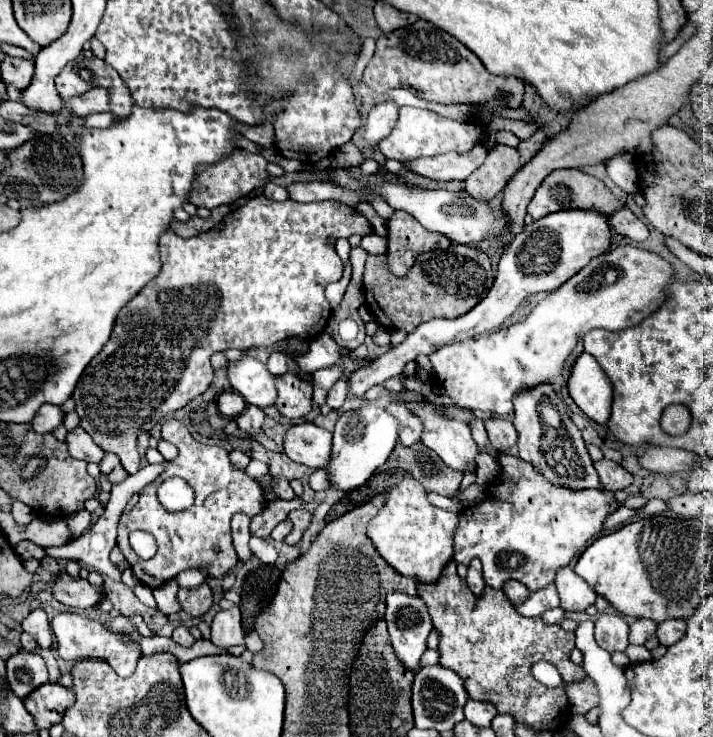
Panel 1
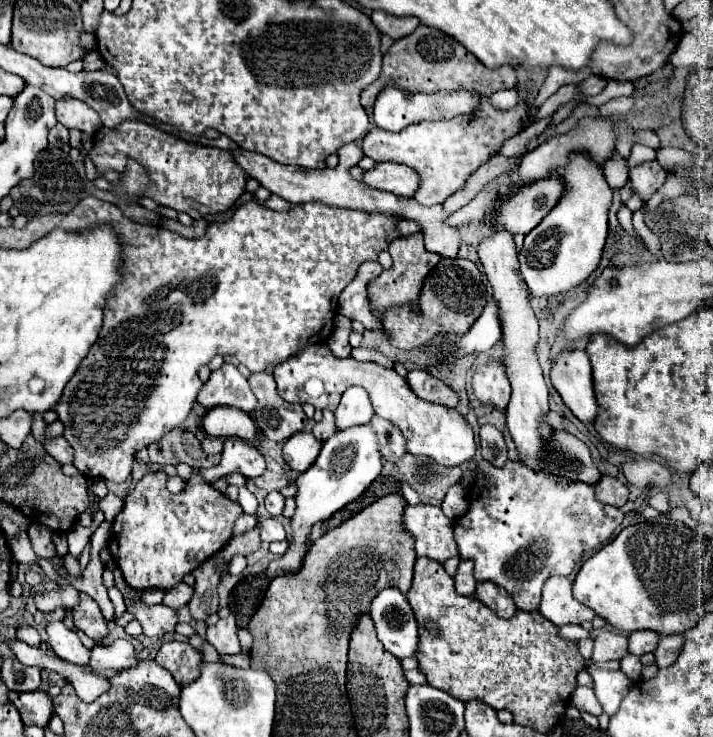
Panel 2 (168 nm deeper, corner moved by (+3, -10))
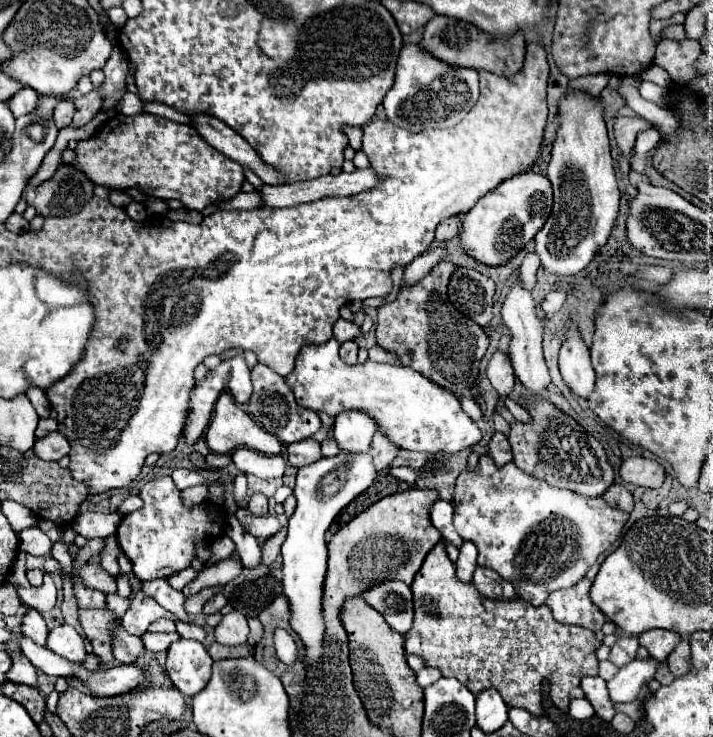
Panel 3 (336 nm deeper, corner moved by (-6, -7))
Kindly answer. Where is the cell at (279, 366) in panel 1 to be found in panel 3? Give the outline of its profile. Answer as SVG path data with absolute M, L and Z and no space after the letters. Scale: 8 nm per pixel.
M330 339L326 345L300 349L292 373L284 377L298 405L334 417L346 409L364 409L374 415L378 427L386 429L392 443L408 451L460 453L482 439L482 431L462 411L460 401L450 391L432 383L412 367L372 363L370 359L366 363L346 365L338 355L339 348L340 343Z

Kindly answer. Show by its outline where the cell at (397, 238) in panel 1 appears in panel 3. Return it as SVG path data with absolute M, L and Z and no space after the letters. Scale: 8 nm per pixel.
M440 261L416 285L402 287L394 301L378 307L376 341L430 381L454 393L468 393L478 379L478 365L488 349L488 335L480 325L458 313L448 301L446 287L454 271L450 261Z

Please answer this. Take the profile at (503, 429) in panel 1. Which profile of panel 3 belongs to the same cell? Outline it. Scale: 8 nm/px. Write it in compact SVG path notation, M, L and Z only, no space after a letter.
M494 433L492 441L490 441L490 457L496 461L498 467L506 465L512 461L512 449L508 443L508 437L504 433Z

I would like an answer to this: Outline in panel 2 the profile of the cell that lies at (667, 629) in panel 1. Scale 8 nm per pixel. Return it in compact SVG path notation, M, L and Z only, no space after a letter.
M677 634L677 636L661 636L659 640L659 646L655 650L655 660L657 660L657 666L659 668L665 668L665 666L671 666L679 652L683 648L683 636Z

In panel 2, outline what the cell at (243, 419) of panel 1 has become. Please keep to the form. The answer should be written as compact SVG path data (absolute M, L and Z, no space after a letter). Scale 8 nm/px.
M237 438L225 440L223 458L221 458L221 464L217 466L219 478L231 472L241 472L247 478L257 478L265 472L265 468L267 468L265 458L255 446L245 444L243 440L237 440Z

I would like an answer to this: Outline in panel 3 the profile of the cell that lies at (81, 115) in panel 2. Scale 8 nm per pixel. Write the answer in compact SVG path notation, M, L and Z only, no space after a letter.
M62 99L58 105L56 105L56 111L54 111L54 121L58 125L58 129L62 127L68 127L72 123L72 117L74 117L74 101L72 99Z

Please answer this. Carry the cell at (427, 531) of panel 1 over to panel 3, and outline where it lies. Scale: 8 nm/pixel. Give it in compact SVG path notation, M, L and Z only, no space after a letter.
M438 499L438 501L432 505L432 509L430 509L430 521L432 521L432 525L442 533L442 539L444 539L446 543L452 543L452 545L460 547L460 545L464 543L464 539L456 533L454 525L452 525L452 517L454 517L454 507L452 507L452 503L448 503L448 501Z

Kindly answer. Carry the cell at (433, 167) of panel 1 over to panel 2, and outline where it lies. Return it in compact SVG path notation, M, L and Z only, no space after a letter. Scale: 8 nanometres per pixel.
M381 162L375 164L371 170L363 172L361 184L383 192L393 192L397 196L411 196L417 190L419 180L409 166L401 166L395 162Z

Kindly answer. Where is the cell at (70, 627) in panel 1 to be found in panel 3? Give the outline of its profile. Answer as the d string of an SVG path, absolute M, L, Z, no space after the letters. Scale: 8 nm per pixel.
M66 623L58 625L50 631L46 647L70 661L84 661L88 655L84 649L82 635L72 625L66 625Z

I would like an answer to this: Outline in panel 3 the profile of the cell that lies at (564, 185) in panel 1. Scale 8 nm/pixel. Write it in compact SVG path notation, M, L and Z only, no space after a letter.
M526 171L502 181L496 189L486 193L470 213L462 217L460 241L462 247L480 263L500 265L514 257L528 241L534 239L538 229L546 223L552 211L552 185L542 173Z

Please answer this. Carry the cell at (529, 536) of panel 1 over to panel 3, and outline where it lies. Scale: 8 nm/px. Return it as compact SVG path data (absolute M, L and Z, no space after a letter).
M490 455L480 457L474 471L462 471L456 481L454 499L454 527L462 539L478 547L478 565L498 571L500 577L510 581L520 599L538 607L546 597L556 591L578 583L590 565L604 553L620 535L628 513L606 505L604 497L582 497L580 493L554 489L538 477L522 473L514 463L498 467Z

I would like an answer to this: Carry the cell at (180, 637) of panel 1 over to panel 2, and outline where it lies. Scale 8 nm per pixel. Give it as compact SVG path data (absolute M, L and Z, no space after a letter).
M173 640L173 642L165 642L159 648L155 662L159 666L167 668L179 686L185 686L185 684L197 680L203 656L191 644Z

